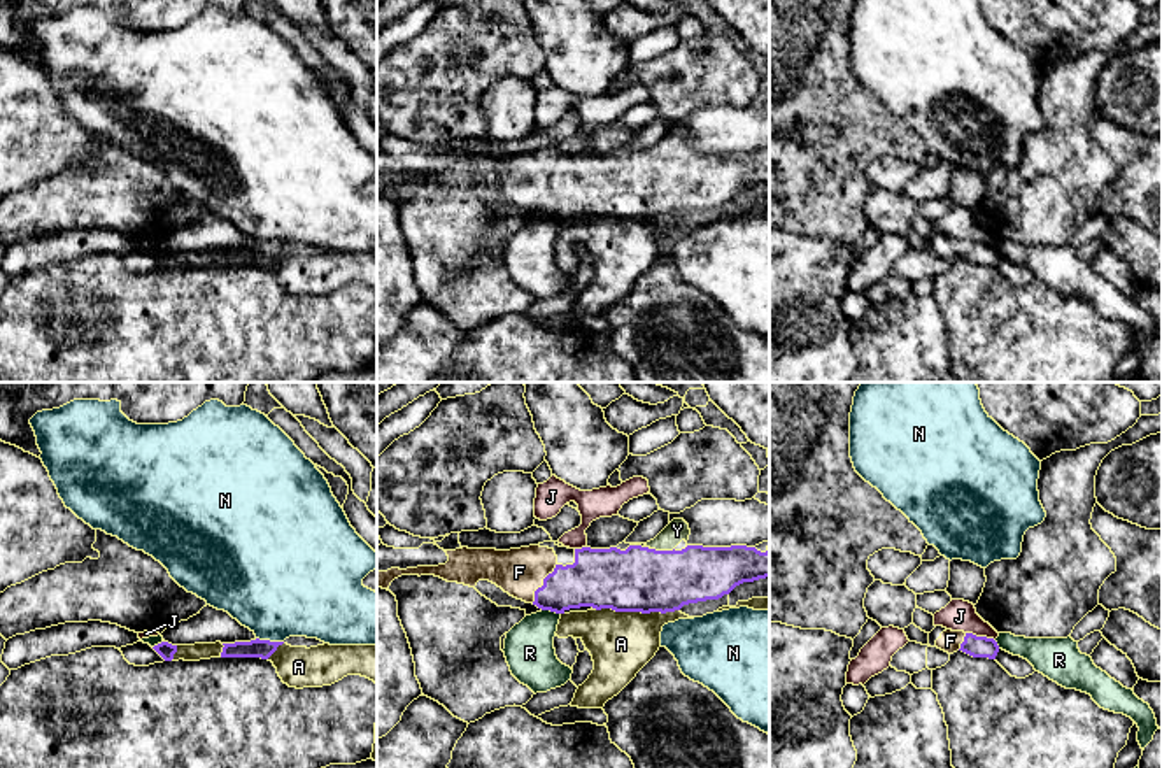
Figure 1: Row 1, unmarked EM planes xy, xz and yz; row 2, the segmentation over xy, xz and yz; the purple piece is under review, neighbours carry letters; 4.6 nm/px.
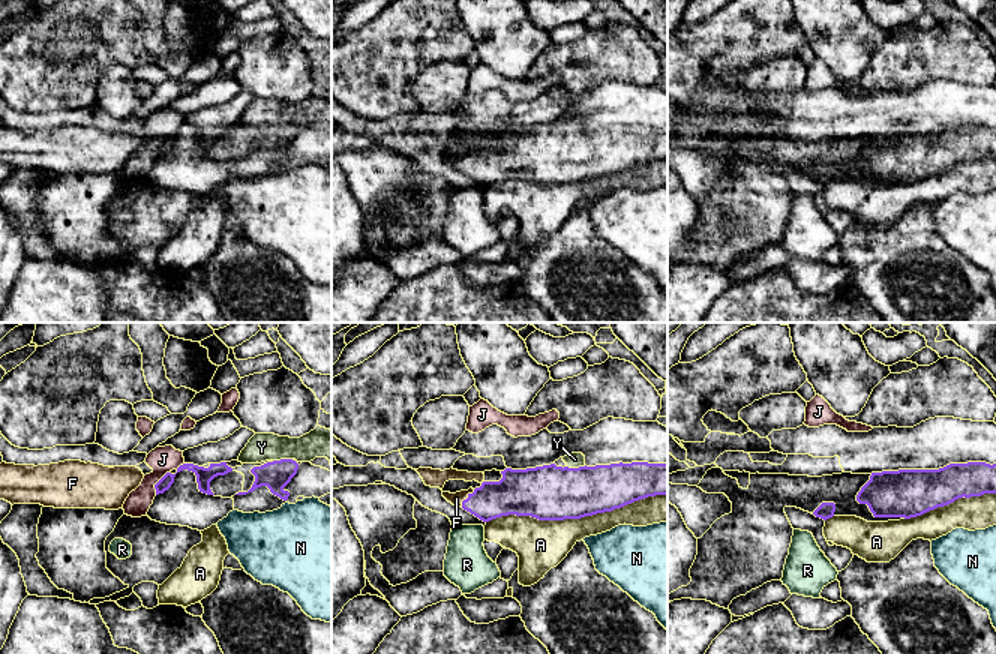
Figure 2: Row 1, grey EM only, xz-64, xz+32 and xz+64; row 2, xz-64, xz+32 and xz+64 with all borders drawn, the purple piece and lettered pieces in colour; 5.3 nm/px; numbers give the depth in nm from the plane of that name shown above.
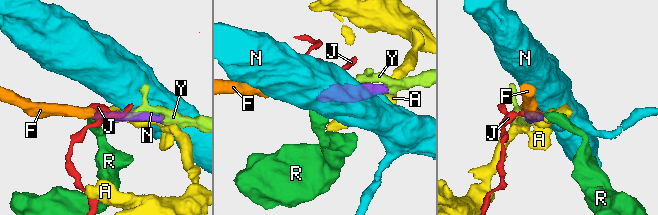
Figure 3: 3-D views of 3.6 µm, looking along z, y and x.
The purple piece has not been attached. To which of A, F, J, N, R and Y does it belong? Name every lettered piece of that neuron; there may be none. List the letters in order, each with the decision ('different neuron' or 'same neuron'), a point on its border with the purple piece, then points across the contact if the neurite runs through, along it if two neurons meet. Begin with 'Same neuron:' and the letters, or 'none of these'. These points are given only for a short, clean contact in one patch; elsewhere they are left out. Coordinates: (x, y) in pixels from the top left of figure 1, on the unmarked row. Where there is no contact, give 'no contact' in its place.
Same neuron: F, Y
A: different neuron; meets purple in xz at (638, 218)
F: same neuron; meets purple in xz at (544, 190); runs through xz (598, 184), (588, 190), (544, 190), (531, 181), (519, 179)
J: different neuron; meets purple in yz at (980, 244); border along yz (966, 239), (994, 248)
N: different neuron; meets purple in xy at (269, 248); border along xy (256, 244), (283, 249)
R: different neuron; meets purple in xz at (551, 218); border along xz (542, 216), (559, 221)
Y: same neuron; meets purple in xz at (663, 158)

